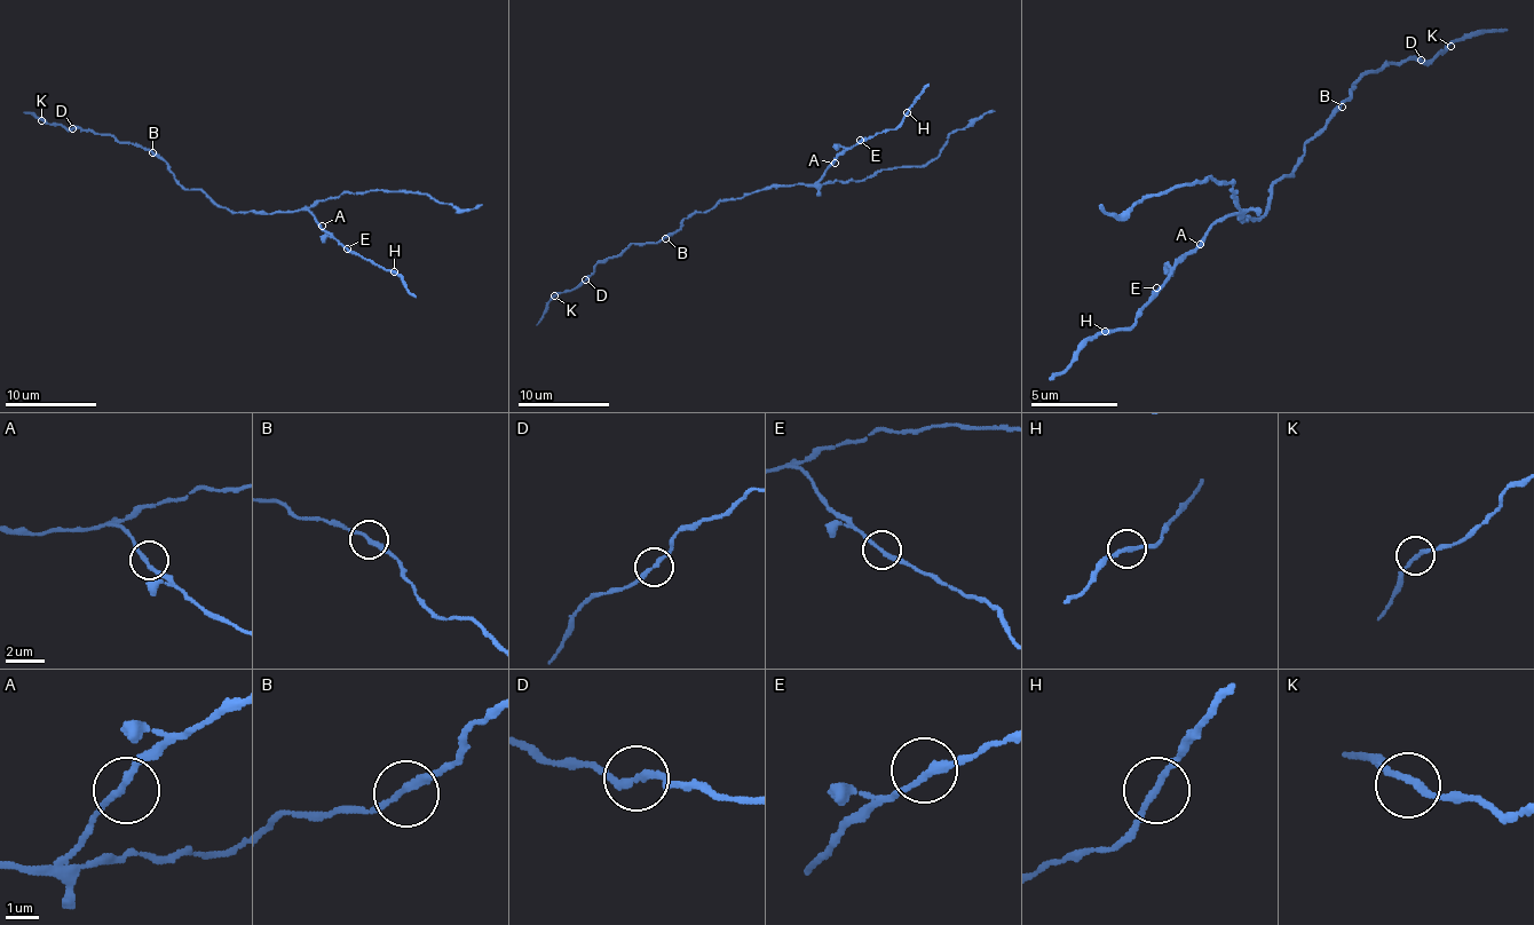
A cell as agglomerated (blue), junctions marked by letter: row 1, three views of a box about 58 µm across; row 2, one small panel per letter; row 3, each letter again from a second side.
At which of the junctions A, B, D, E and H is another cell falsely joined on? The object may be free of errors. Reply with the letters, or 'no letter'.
no letter

